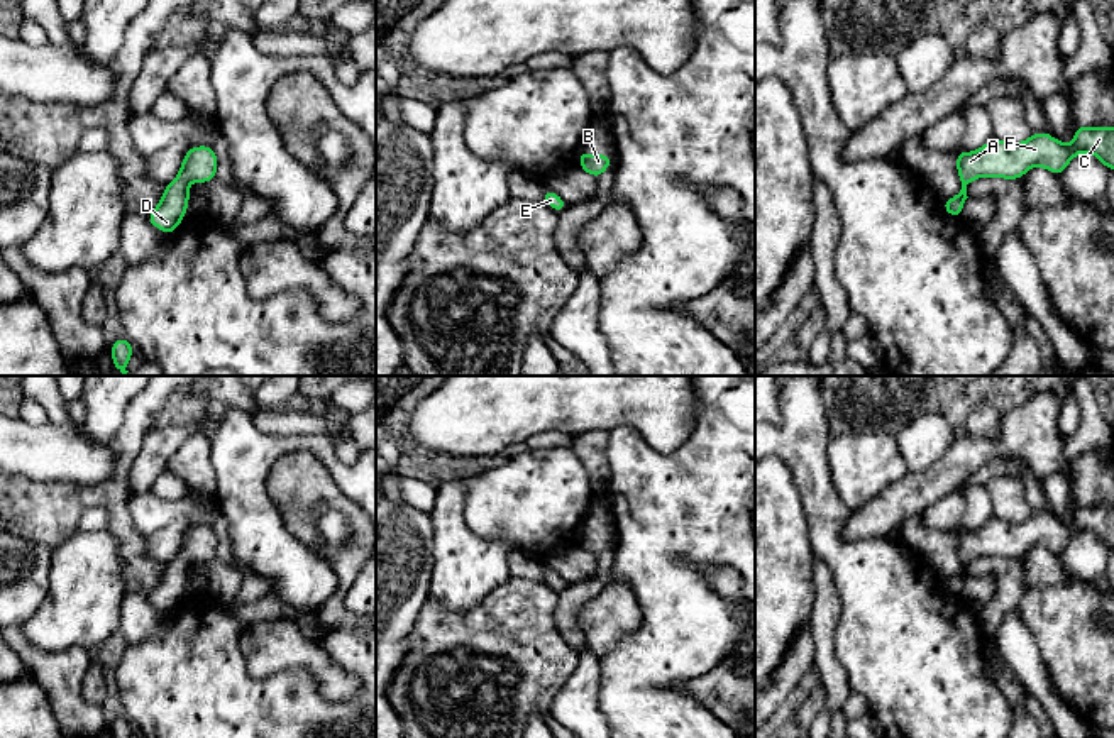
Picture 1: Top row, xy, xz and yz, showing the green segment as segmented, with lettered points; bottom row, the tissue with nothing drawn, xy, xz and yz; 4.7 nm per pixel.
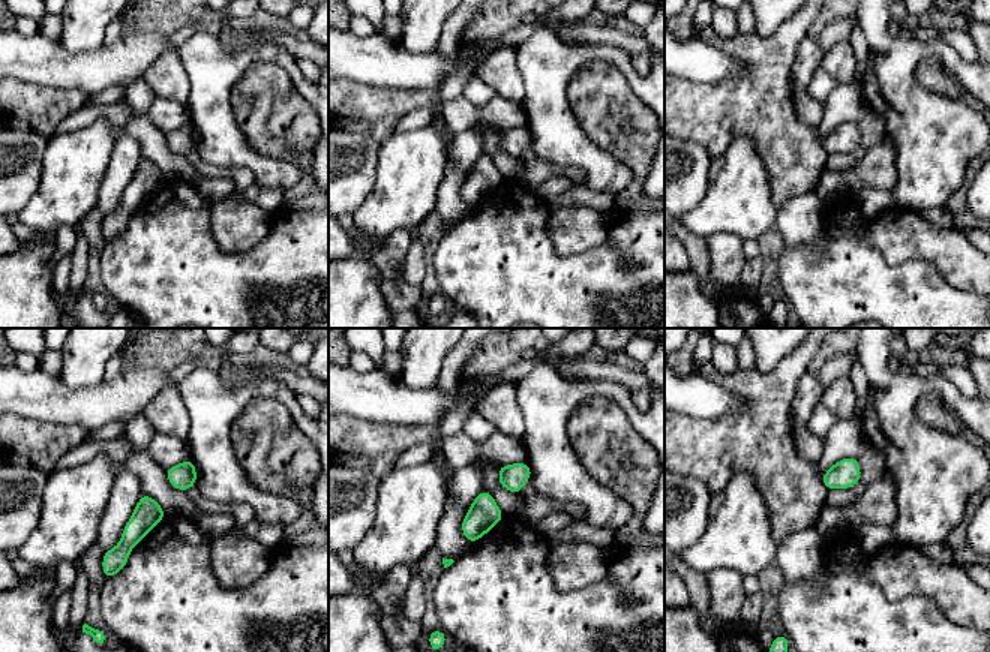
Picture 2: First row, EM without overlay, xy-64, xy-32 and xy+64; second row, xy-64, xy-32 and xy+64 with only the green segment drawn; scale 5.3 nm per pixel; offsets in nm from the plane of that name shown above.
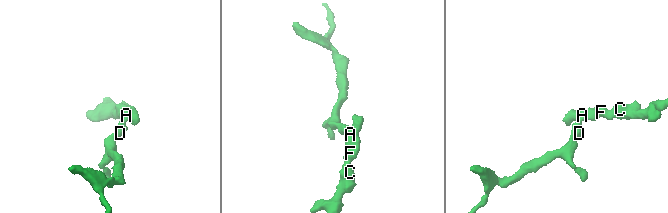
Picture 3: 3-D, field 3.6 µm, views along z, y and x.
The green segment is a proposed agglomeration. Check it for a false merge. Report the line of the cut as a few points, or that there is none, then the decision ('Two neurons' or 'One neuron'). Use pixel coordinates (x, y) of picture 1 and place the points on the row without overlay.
No split. One neuron

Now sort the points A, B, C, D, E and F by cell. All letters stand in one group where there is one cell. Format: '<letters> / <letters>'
A B C D E F

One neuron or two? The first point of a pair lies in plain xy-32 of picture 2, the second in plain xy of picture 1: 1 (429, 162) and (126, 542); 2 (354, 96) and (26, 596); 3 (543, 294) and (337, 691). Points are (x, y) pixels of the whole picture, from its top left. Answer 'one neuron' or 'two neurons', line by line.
1: two neurons
2: two neurons
3: two neurons

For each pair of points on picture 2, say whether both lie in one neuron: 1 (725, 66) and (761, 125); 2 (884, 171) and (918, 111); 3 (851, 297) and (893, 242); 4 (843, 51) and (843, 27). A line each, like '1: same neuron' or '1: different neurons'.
1: different neurons
2: different neurons
3: different neurons
4: different neurons

